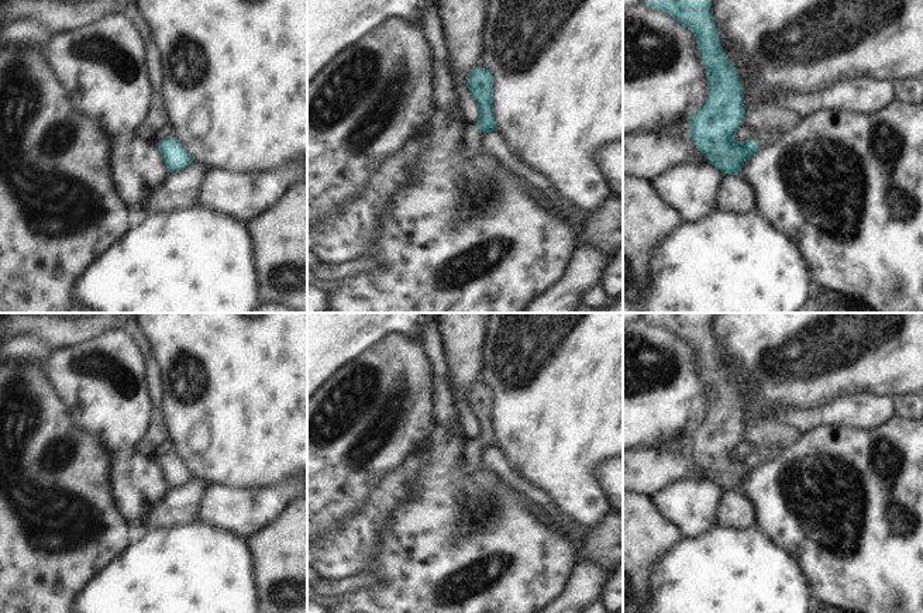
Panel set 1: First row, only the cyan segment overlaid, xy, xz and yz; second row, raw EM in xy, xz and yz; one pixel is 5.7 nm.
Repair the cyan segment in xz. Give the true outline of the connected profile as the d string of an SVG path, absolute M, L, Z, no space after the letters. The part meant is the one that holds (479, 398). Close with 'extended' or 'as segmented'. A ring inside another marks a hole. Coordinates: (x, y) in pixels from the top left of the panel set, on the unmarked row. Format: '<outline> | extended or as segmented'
M475 382L466 396L466 402L478 419L479 435L465 441L459 466L465 471L482 466L482 457L485 448L495 447L493 430L493 396L489 385Z | extended

